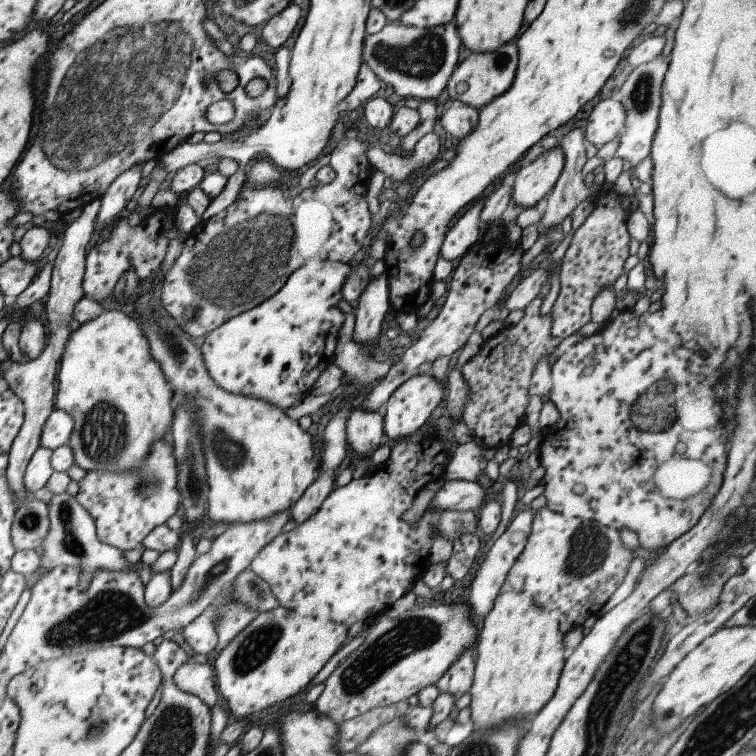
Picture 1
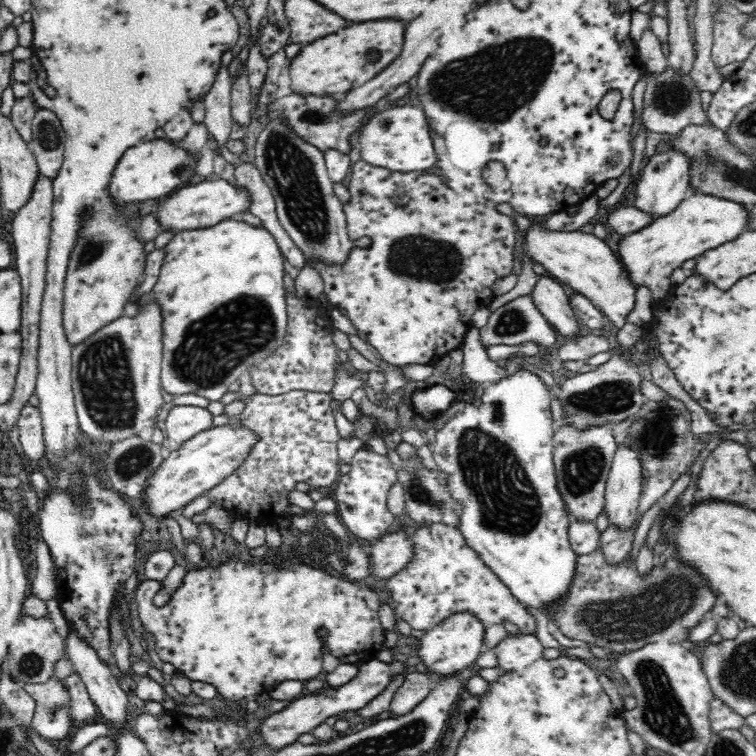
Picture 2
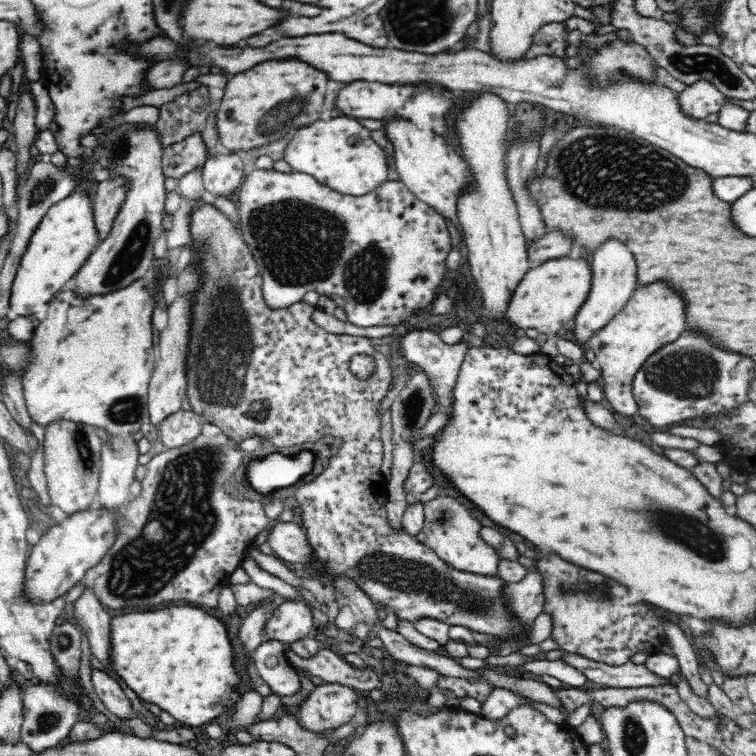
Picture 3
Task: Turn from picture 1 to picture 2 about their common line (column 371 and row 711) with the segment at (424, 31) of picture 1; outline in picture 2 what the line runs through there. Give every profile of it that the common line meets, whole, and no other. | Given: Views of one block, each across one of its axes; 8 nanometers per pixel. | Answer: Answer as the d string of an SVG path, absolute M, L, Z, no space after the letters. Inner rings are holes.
M52 677L42 684L24 686L26 694L34 700L32 727L43 739L64 740L73 726L70 713L70 693L64 679Z

